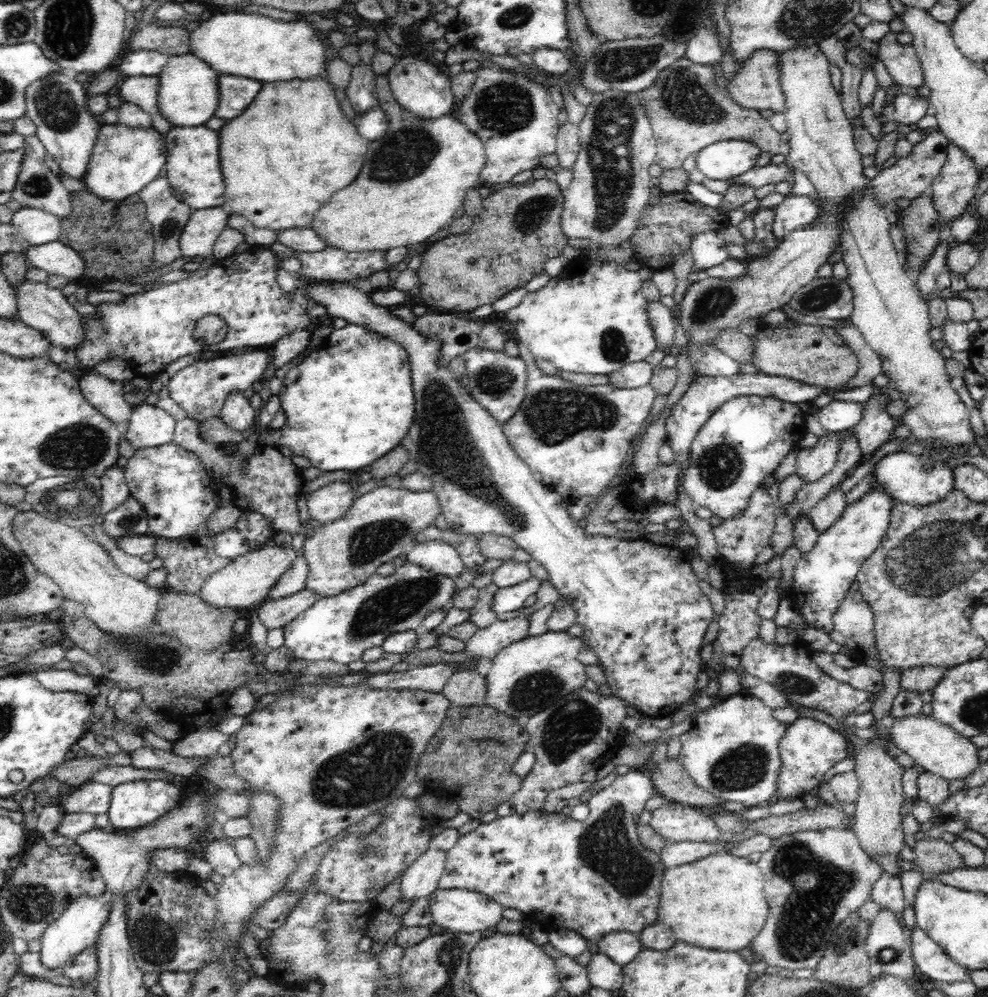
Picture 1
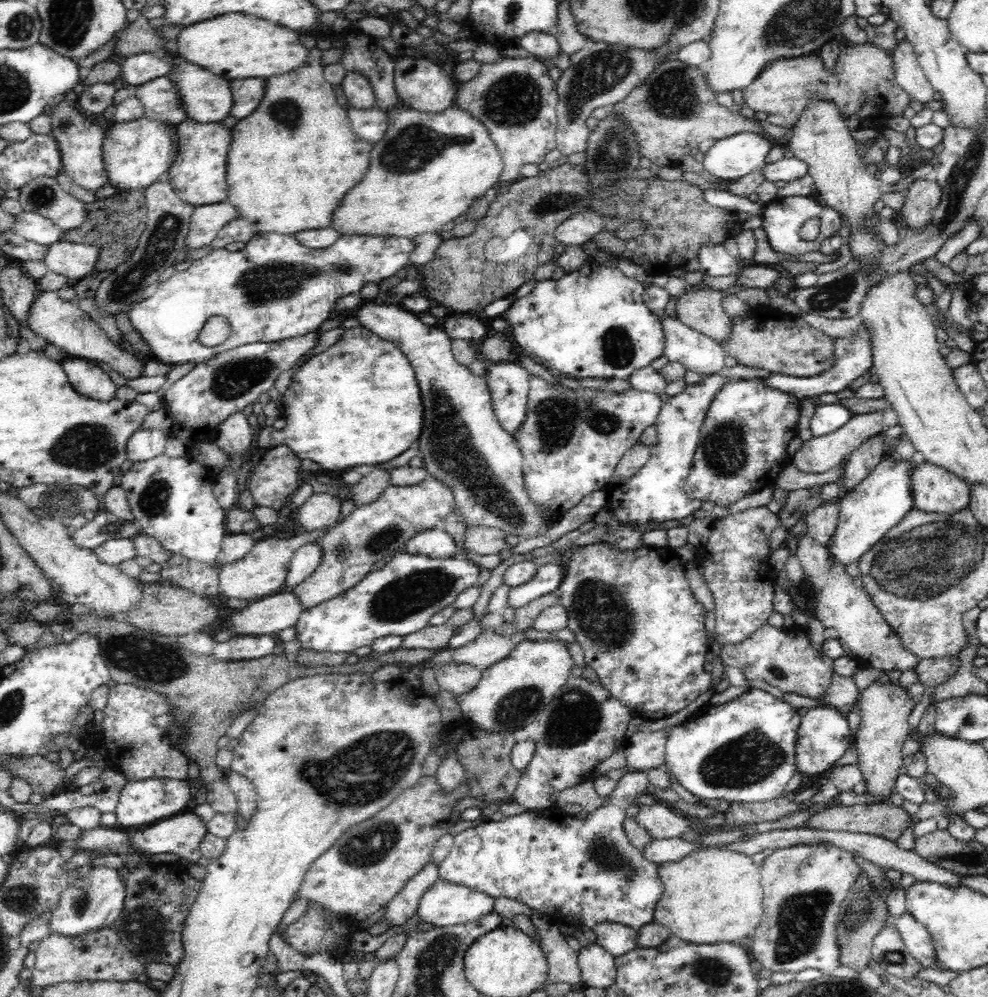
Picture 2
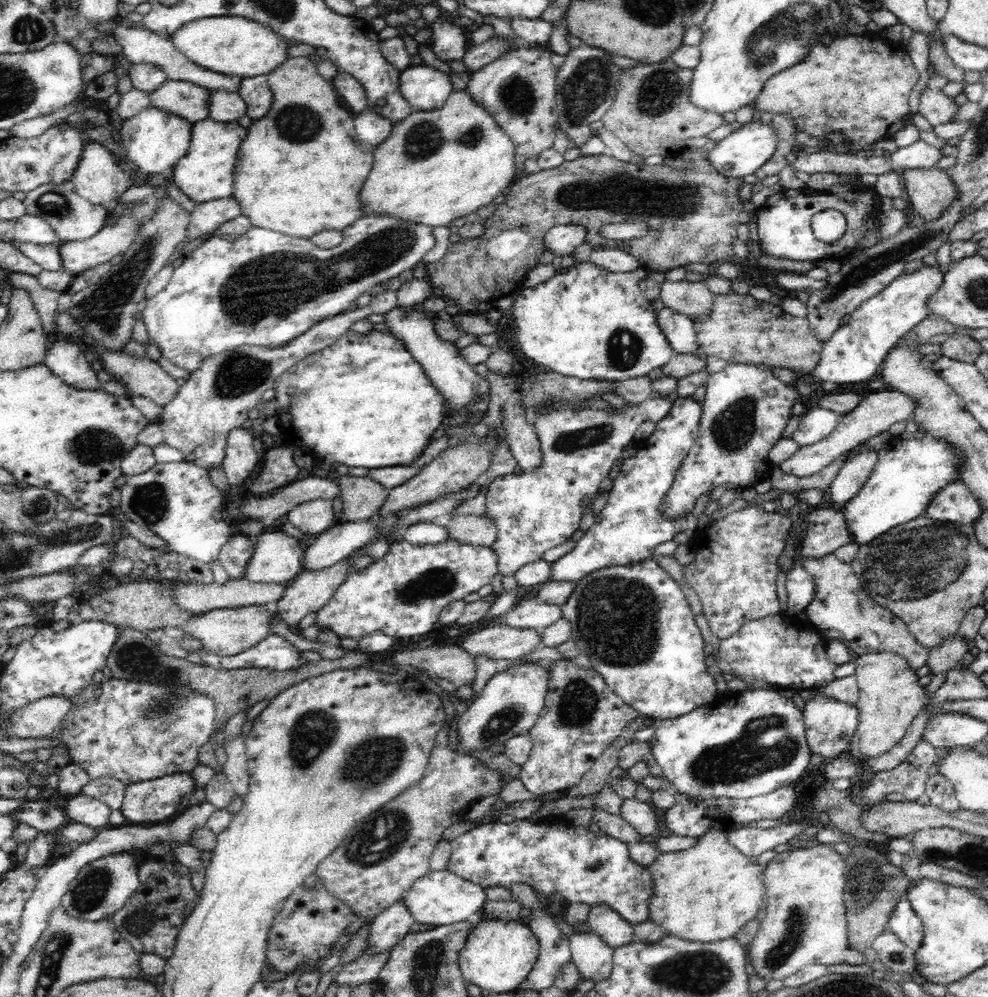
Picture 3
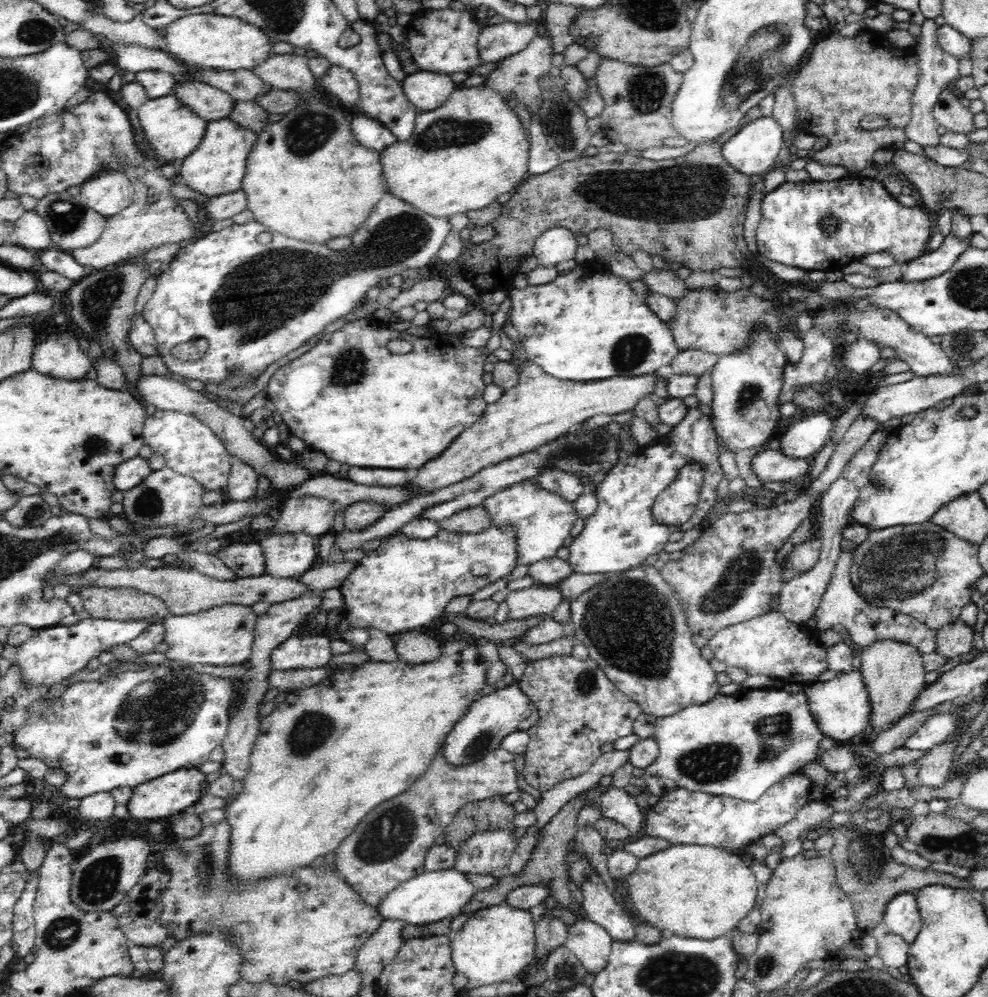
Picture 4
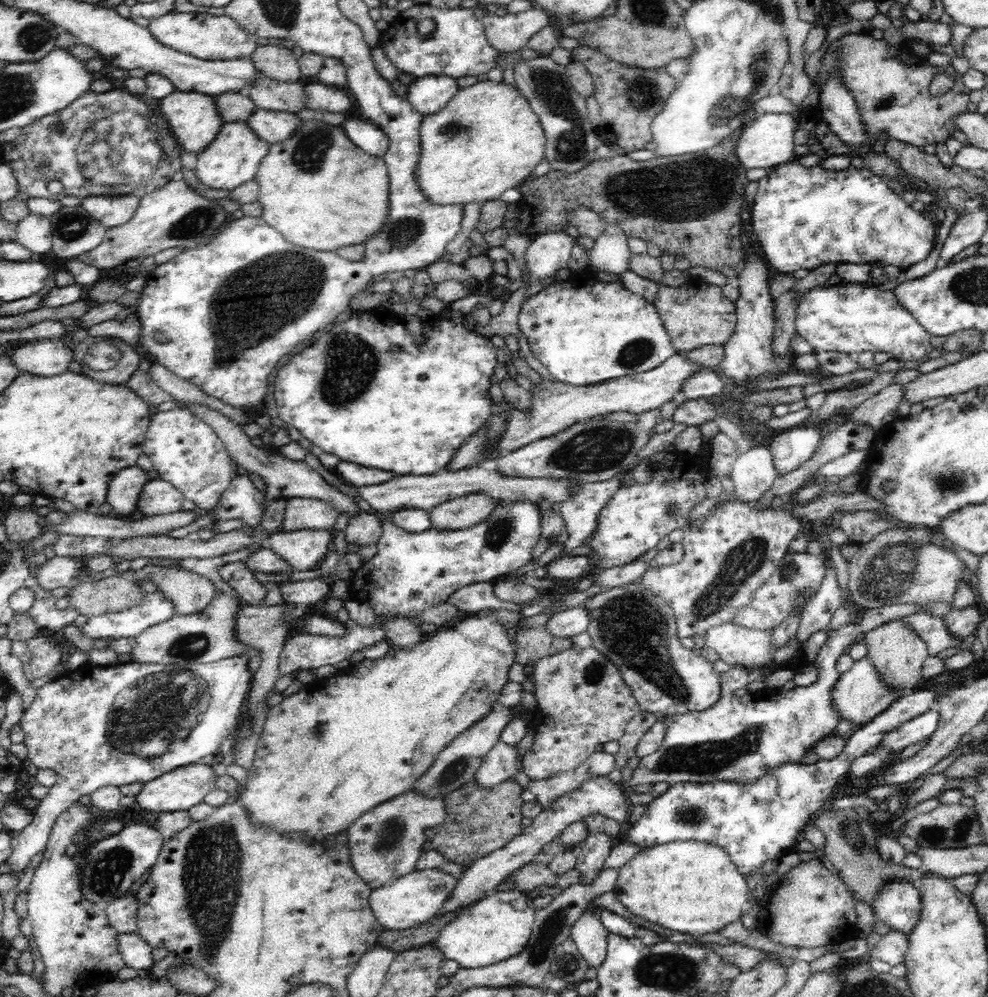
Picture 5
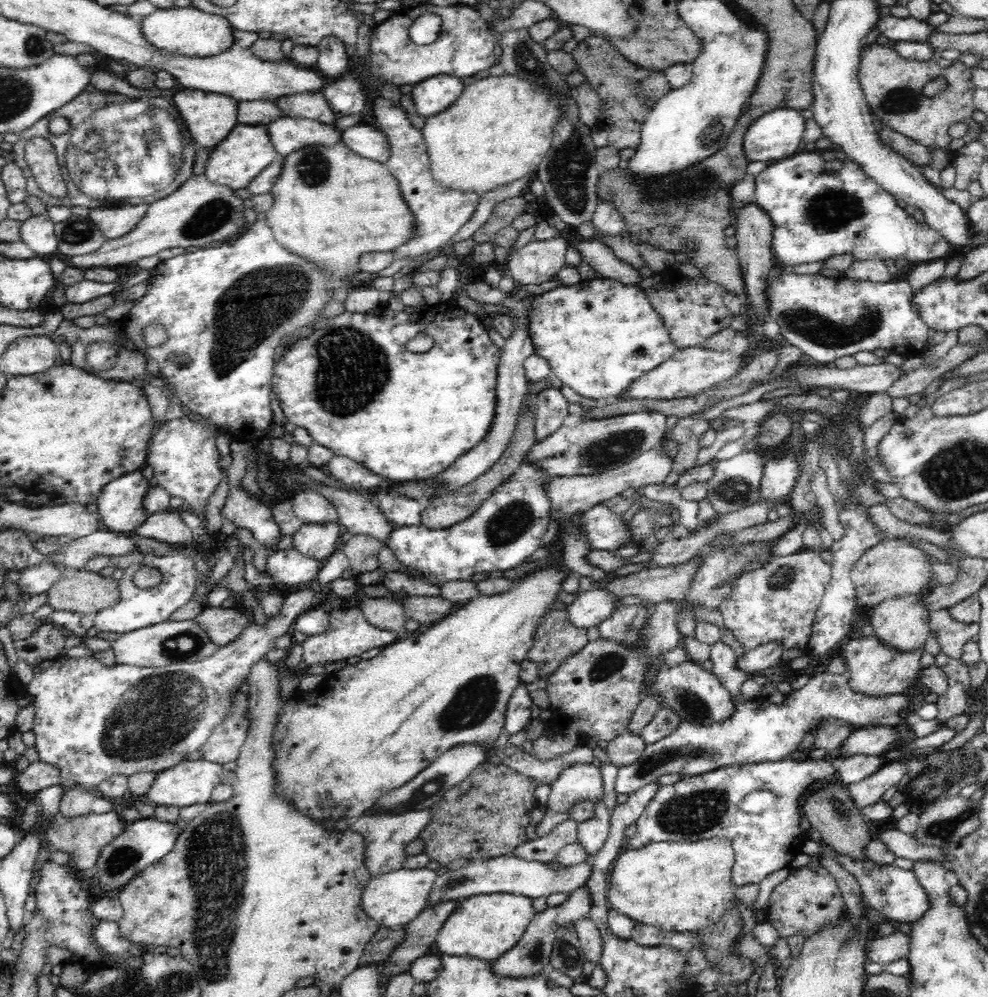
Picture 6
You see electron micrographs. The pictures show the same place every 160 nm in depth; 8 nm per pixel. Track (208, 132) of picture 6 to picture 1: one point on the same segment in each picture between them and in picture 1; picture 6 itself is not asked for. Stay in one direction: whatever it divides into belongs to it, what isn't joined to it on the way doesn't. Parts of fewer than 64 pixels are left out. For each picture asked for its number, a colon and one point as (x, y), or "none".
1: (123, 160)
2: (137, 152)
3: (154, 140)
4: (173, 130)
5: (192, 117)

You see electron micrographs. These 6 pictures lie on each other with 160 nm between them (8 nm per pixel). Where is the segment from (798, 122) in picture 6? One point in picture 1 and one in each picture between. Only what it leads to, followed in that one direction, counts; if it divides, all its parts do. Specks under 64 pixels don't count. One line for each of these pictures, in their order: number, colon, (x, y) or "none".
1: (726, 159)
2: (730, 158)
3: (746, 149)
4: (753, 149)
5: (765, 142)

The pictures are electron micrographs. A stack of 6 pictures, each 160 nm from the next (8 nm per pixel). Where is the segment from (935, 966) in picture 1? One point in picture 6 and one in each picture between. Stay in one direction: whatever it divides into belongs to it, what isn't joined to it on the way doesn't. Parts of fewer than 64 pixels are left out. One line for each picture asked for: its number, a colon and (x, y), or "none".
2: (915, 937)
3: (904, 922)
4: (902, 916)
5: (898, 905)
6: (896, 893)

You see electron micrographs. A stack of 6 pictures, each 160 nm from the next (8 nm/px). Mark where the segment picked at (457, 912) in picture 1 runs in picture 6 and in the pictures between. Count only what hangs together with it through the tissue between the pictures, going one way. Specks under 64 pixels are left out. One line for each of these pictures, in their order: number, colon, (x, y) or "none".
2: (444, 904)
3: (441, 898)
4: (431, 896)
5: (411, 900)
6: (393, 899)

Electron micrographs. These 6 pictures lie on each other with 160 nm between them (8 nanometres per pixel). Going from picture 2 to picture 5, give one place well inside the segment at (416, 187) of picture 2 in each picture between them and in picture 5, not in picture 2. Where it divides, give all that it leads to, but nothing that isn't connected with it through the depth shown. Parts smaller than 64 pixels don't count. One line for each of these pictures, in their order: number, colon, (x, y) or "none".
3: (435, 166)
4: (461, 156)
5: (487, 139)

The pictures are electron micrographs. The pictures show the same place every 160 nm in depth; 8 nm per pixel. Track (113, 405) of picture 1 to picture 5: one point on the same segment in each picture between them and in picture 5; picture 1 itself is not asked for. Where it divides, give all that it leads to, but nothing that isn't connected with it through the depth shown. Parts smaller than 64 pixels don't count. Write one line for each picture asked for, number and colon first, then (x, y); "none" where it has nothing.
2: (89, 380)
3: (66, 359)
4: (59, 356)
5: (49, 357)

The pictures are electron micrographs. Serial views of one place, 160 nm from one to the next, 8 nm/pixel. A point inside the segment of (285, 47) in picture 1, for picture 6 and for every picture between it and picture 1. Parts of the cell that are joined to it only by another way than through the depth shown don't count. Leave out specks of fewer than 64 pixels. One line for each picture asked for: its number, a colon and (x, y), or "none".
2: (234, 46)
3: (232, 45)
4: (222, 42)
5: (207, 37)
6: (187, 31)

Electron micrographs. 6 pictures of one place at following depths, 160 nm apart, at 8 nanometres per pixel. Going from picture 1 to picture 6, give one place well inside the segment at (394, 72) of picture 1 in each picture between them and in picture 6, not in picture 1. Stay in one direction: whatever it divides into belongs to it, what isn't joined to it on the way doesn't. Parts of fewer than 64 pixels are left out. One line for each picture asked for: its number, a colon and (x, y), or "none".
2: (422, 85)
3: (425, 88)
4: (426, 90)
5: (428, 95)
6: (434, 95)

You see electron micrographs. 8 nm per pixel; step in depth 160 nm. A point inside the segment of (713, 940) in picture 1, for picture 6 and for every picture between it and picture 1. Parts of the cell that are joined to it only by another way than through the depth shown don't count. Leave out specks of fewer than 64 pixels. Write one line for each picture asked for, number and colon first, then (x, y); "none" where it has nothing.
2: (712, 895)
3: (706, 893)
4: (697, 891)
5: (693, 887)
6: (674, 886)

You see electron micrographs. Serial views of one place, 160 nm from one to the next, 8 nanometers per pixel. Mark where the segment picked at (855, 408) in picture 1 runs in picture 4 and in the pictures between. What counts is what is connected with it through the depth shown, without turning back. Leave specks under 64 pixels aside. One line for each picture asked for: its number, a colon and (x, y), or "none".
2: (827, 418)
3: (817, 423)
4: (806, 437)

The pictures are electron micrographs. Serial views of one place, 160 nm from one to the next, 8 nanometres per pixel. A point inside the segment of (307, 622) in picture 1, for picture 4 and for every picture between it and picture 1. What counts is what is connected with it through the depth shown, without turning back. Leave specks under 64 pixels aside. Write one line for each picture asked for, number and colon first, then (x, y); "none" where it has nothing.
2: (399, 599)
3: (402, 594)
4: (404, 584)

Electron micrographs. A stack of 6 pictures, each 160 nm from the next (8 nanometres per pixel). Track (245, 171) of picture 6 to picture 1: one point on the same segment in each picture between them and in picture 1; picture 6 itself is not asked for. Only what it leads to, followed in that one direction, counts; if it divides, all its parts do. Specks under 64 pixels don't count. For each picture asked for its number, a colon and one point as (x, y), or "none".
1: (193, 166)
2: (198, 175)
3: (206, 172)
4: (217, 166)
5: (231, 159)

